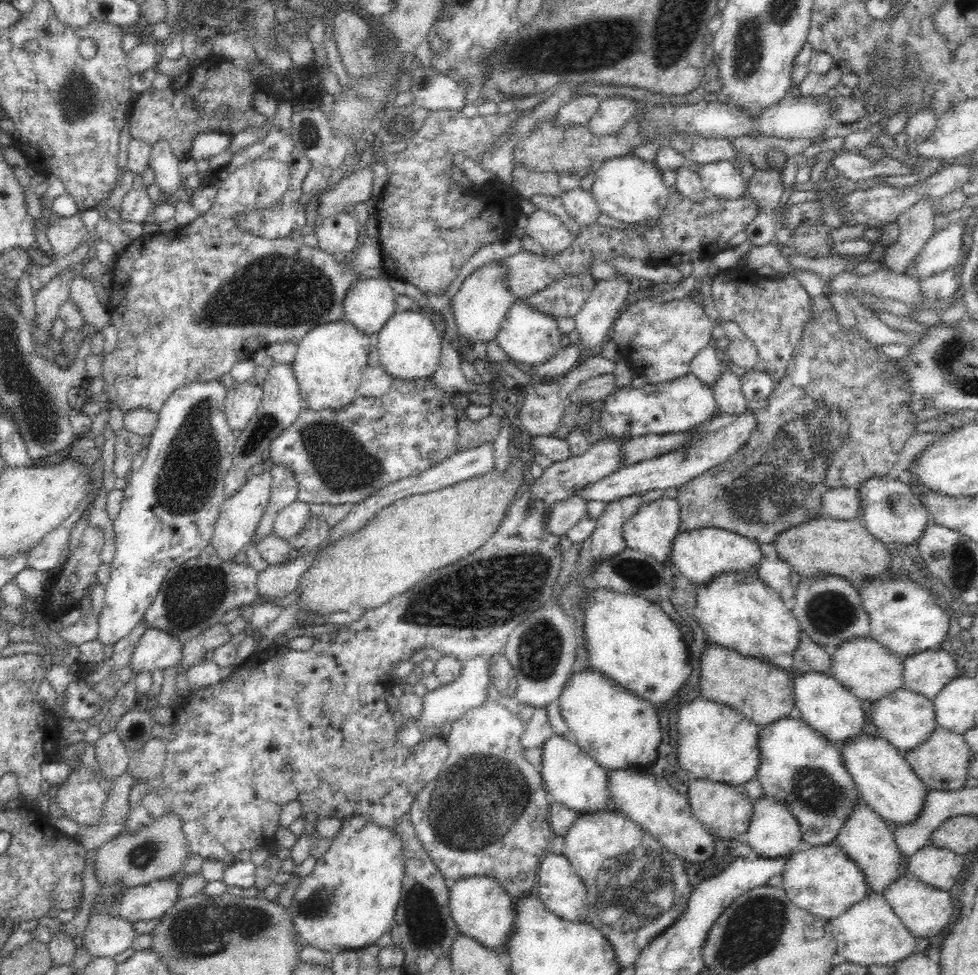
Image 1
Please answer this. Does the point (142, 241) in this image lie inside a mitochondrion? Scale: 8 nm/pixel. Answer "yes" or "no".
no

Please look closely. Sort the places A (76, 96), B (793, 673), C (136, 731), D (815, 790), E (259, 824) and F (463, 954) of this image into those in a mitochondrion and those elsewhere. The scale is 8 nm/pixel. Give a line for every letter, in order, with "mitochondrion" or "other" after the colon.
A: mitochondrion
B: other
C: other
D: mitochondrion
E: other
F: other

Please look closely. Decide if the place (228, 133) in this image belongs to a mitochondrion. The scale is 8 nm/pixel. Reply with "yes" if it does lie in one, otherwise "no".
no

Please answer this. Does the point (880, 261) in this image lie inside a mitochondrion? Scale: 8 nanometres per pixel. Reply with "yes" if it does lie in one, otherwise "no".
no

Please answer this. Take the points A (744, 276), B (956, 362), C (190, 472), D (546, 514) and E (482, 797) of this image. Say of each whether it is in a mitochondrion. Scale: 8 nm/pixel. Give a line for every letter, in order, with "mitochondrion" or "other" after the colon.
A: other
B: mitochondrion
C: mitochondrion
D: other
E: mitochondrion

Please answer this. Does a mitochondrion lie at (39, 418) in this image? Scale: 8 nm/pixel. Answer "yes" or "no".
yes

